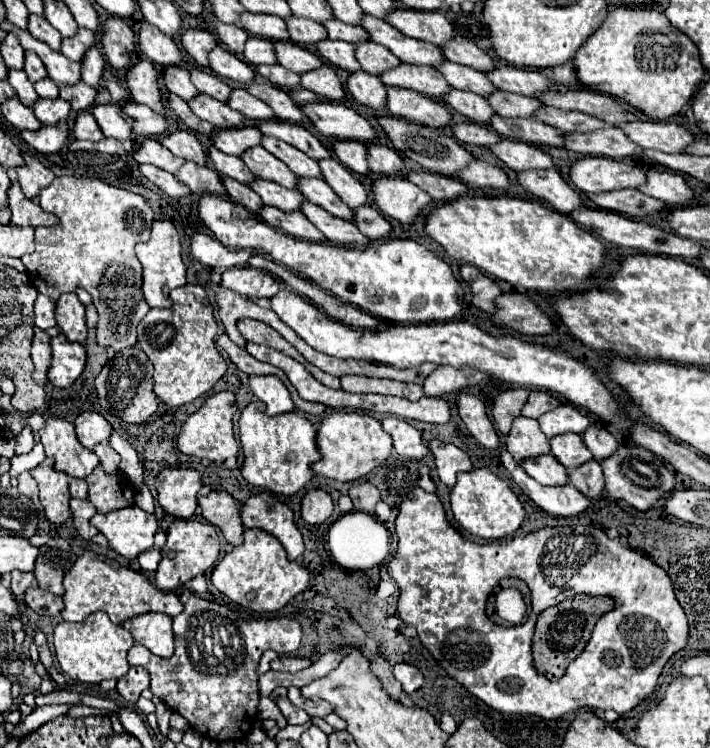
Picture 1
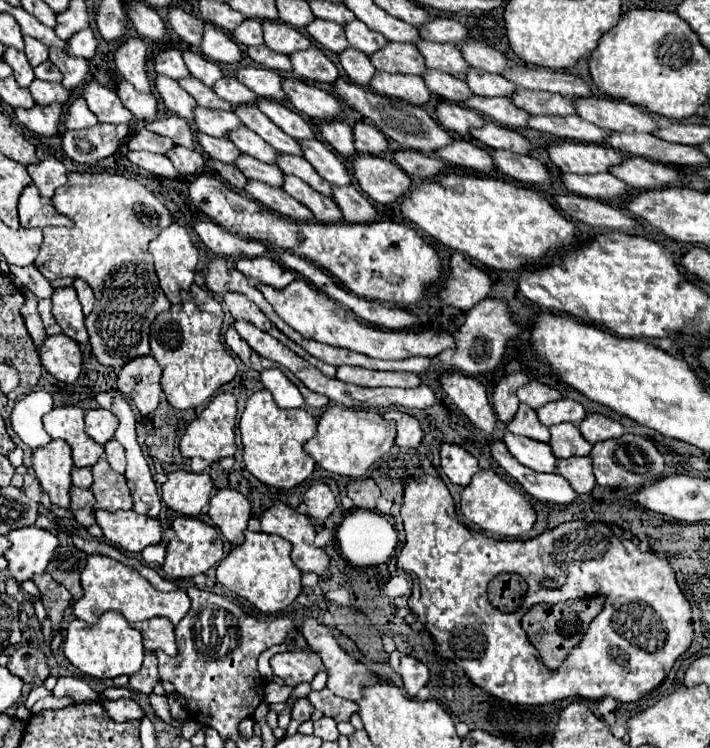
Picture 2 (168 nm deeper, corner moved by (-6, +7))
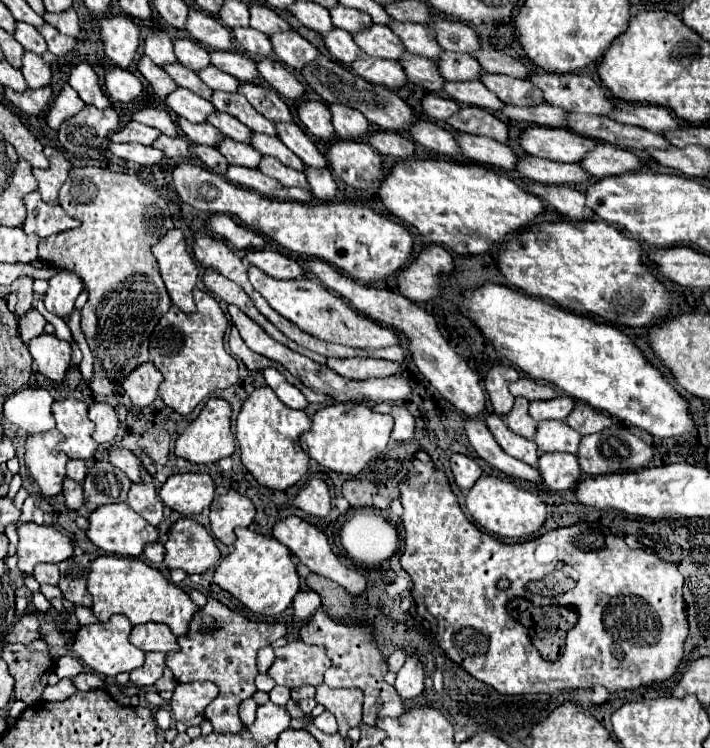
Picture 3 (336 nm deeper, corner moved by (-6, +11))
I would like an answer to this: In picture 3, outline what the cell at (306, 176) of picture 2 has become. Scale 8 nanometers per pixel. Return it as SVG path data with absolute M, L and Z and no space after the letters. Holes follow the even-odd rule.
M251 132L251 140L249 144L261 152L261 154L267 154L267 156L273 156L277 160L281 160L285 166L289 168L295 168L299 172L303 172L305 164L299 160L299 156L295 156L289 148L285 148L283 142L279 142L277 136L267 136L267 134L257 134L257 132Z

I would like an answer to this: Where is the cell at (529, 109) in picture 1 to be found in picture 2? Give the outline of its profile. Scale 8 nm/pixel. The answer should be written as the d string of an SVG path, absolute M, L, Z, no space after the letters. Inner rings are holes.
M471 68L471 72L467 72L465 80L477 96L511 98L517 92L517 86L511 80L505 80L499 74L489 74L489 72L483 72L483 70L477 70L477 68Z

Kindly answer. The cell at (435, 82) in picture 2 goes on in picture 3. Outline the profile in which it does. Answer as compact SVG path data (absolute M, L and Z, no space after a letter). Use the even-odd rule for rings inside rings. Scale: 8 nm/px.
M405 52L399 58L399 64L403 66L411 84L417 84L433 94L443 94L443 78L433 60Z

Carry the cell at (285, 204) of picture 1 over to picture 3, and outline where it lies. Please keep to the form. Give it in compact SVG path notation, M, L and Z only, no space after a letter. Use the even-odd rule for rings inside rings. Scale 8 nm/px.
M225 138L217 144L217 150L227 158L229 164L239 164L239 166L247 166L247 168L257 168L261 154L245 142L235 142L231 138Z

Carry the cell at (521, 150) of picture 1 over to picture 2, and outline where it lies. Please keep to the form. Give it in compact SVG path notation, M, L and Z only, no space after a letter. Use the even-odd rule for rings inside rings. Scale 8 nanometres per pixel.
M487 122L483 128L473 128L469 134L481 144L495 150L509 150L515 154L529 154L533 150L531 142L525 136L521 136L519 132L511 128L497 126L493 122Z

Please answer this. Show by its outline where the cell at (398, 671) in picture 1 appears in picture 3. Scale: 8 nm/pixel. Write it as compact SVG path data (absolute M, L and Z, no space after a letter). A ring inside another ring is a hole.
M407 656L405 664L397 672L395 690L401 696L401 700L413 700L423 692L423 666L415 656Z

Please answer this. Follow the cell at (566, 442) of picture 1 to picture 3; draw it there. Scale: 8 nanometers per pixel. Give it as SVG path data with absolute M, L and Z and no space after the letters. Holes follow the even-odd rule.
M559 420L539 422L533 438L533 442L541 452L571 452L571 454L577 452L579 440L581 440L581 434Z

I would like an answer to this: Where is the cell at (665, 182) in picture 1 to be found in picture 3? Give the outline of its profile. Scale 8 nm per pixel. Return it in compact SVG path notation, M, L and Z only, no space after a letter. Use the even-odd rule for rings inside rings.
M599 142L591 152L587 152L587 156L583 156L579 166L583 166L583 170L589 172L589 176L605 178L607 174L617 176L625 172L635 172L641 168L641 160L633 152Z

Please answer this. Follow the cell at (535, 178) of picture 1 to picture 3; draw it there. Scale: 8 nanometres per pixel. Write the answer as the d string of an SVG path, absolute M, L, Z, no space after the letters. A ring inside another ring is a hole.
M461 132L455 134L455 140L459 140L459 150L467 160L491 168L515 170L517 156L511 152L511 148L507 148L507 144L499 144L485 136L473 136Z

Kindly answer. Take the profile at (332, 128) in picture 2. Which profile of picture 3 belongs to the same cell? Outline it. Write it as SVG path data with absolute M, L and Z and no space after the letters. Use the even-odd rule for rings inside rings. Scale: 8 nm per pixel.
M303 100L297 106L297 116L301 120L301 124L317 138L321 140L333 140L335 130L331 126L331 112L323 102L317 100Z

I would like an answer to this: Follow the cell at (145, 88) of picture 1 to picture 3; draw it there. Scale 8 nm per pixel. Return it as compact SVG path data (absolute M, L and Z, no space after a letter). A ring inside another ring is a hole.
M107 14L99 20L99 36L105 46L105 54L119 68L127 70L139 46L139 28L133 20L119 14Z

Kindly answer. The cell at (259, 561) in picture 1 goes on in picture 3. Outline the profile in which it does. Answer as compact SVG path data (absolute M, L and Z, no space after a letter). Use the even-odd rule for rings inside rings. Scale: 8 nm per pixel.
M235 528L237 540L233 544L233 552L219 562L213 582L223 588L225 592L229 592L231 596L235 596L243 606L247 606L249 610L257 612L257 614L265 614L265 616L275 616L281 614L293 600L293 596L299 592L299 576L295 570L295 564L291 562L291 552L275 538L251 532L249 528Z

